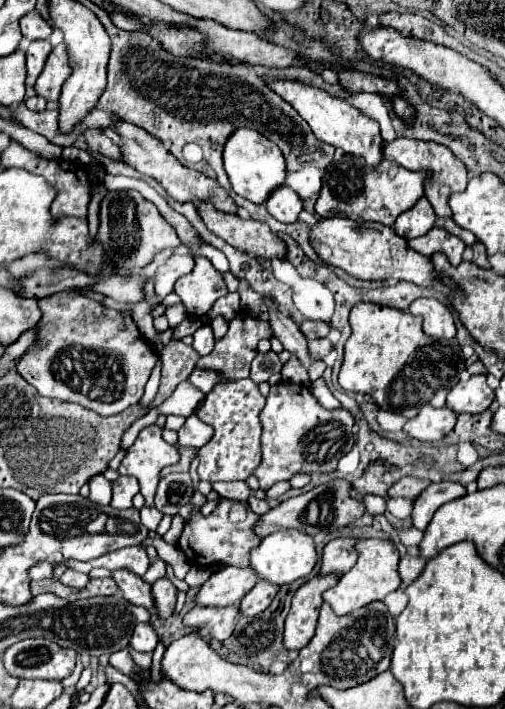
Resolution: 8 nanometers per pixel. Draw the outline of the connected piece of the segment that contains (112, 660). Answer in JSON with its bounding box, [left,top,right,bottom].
[109,650,139,676]

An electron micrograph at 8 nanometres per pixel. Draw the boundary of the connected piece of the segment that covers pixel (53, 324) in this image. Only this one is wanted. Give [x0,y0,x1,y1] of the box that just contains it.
[17,290,159,416]

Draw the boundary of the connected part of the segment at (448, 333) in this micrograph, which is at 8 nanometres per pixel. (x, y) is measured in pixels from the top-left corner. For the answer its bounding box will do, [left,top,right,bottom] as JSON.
[409,298,457,338]

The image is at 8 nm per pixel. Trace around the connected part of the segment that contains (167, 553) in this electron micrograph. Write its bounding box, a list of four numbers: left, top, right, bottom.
[142,536,191,580]

